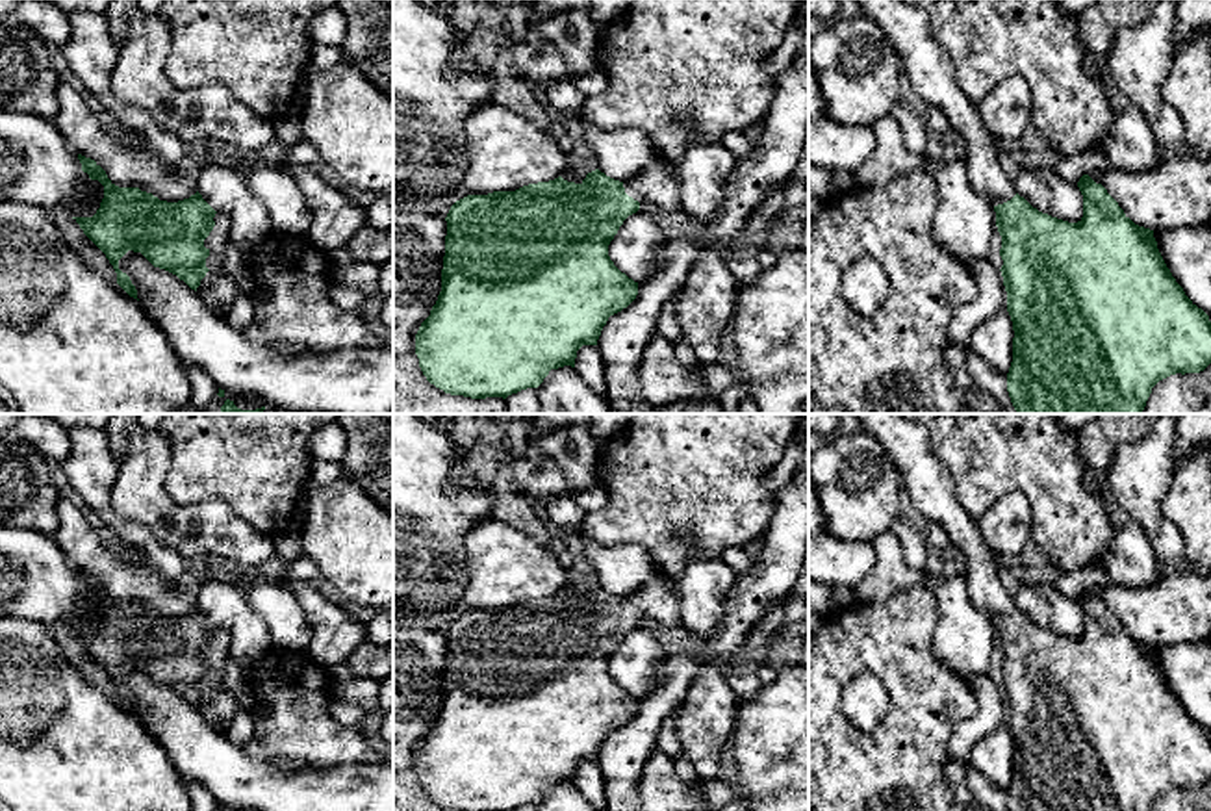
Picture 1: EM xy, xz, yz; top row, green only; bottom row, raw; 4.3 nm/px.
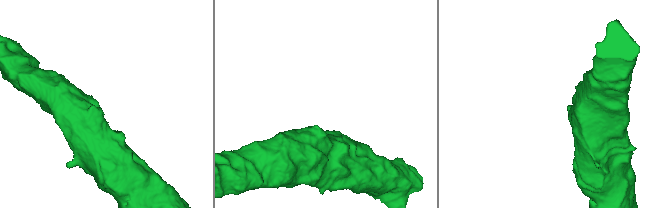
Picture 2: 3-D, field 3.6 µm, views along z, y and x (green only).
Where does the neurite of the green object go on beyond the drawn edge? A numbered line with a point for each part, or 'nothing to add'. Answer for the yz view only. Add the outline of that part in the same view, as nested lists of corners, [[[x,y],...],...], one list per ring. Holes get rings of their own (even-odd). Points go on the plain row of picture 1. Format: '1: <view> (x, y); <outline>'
1: yz (928, 481); [[[903,414],[855,416],[892,457],[916,510],[938,523],[951,549],[964,555],[972,605],[992,622],[1011,616],[1016,611],[1014,596],[1003,588],[998,559],[983,542],[977,521],[961,507],[953,477],[933,453],[927,429]]]

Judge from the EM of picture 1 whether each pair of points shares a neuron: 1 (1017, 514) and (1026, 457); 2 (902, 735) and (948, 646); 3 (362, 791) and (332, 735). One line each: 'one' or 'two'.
1: two
2: two
3: two

